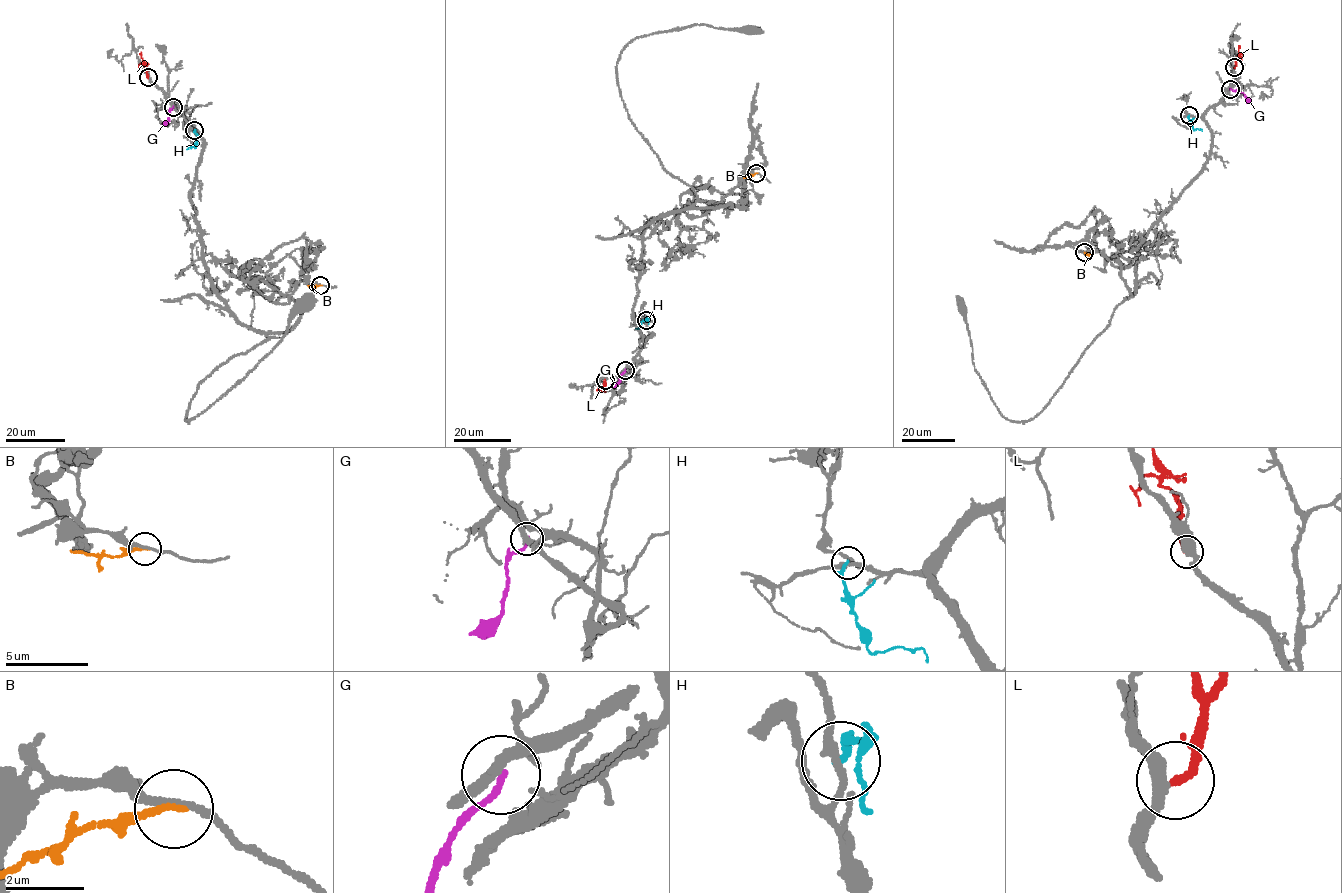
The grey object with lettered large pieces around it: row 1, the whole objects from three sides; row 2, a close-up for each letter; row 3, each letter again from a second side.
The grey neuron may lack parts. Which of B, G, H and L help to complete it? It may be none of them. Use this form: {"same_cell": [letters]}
{"same_cell": ["L"]}

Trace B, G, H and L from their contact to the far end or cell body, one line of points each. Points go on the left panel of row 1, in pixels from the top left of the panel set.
B: (320, 285), (307, 285)
G: (172, 107), (162, 124)
H: (194, 130), (196, 147), (186, 150)
L: (148, 77), (141, 53)

